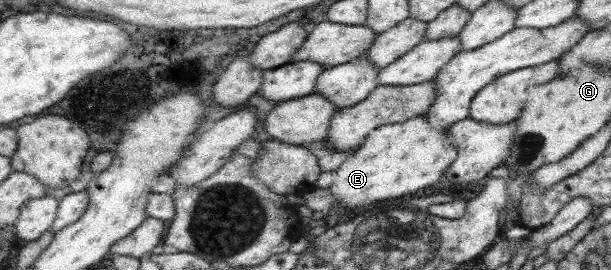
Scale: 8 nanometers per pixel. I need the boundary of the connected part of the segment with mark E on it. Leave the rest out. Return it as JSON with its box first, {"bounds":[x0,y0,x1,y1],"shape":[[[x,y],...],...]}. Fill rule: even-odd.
{"bounds":[328,114,458,212],"shape":[[[425,114],[372,130],[365,144],[333,170],[333,183],[328,188],[334,199],[332,205],[349,212],[375,202],[412,195],[444,180],[458,158],[458,148],[451,145],[448,137],[450,133],[451,127],[436,127]]]}

